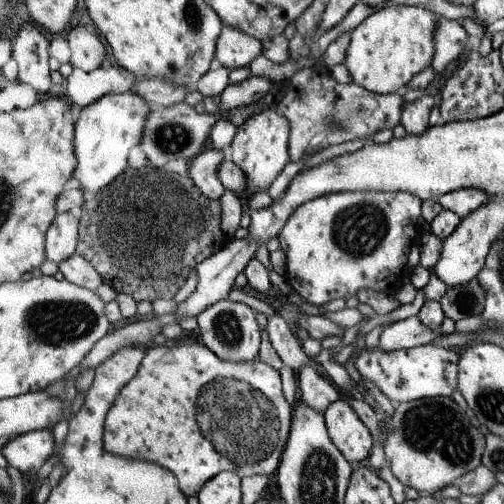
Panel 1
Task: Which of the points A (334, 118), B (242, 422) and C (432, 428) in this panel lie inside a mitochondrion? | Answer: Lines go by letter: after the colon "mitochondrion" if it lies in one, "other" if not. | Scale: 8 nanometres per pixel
A: mitochondrion
B: mitochondrion
C: mitochondrion

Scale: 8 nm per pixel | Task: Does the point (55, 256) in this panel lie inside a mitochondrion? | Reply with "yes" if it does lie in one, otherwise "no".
no

